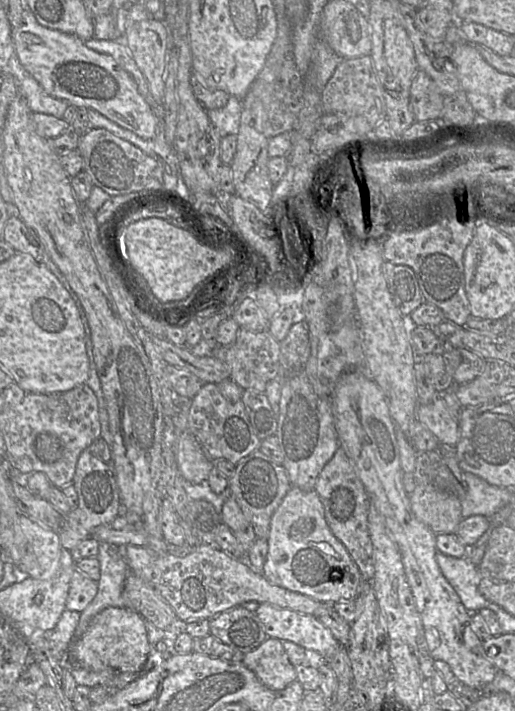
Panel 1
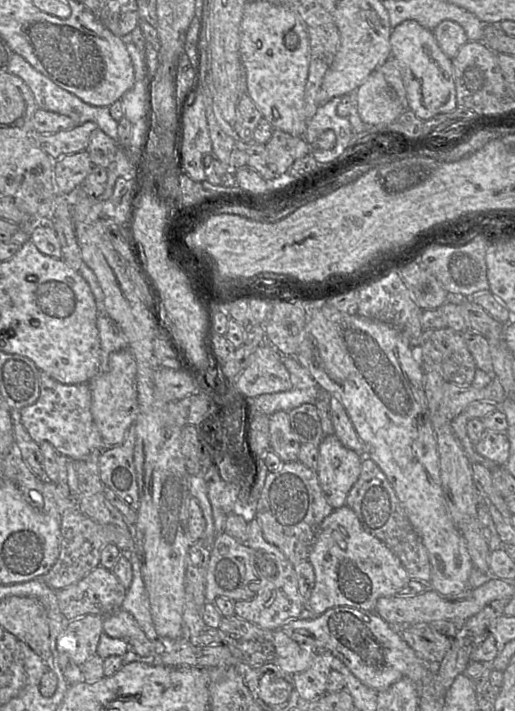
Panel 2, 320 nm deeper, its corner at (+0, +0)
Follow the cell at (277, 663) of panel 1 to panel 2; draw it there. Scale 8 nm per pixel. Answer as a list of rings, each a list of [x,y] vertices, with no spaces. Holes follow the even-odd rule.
[[[281,630],[273,634],[275,647],[274,663],[285,673],[294,676],[305,671],[314,657],[314,650],[290,638]]]

